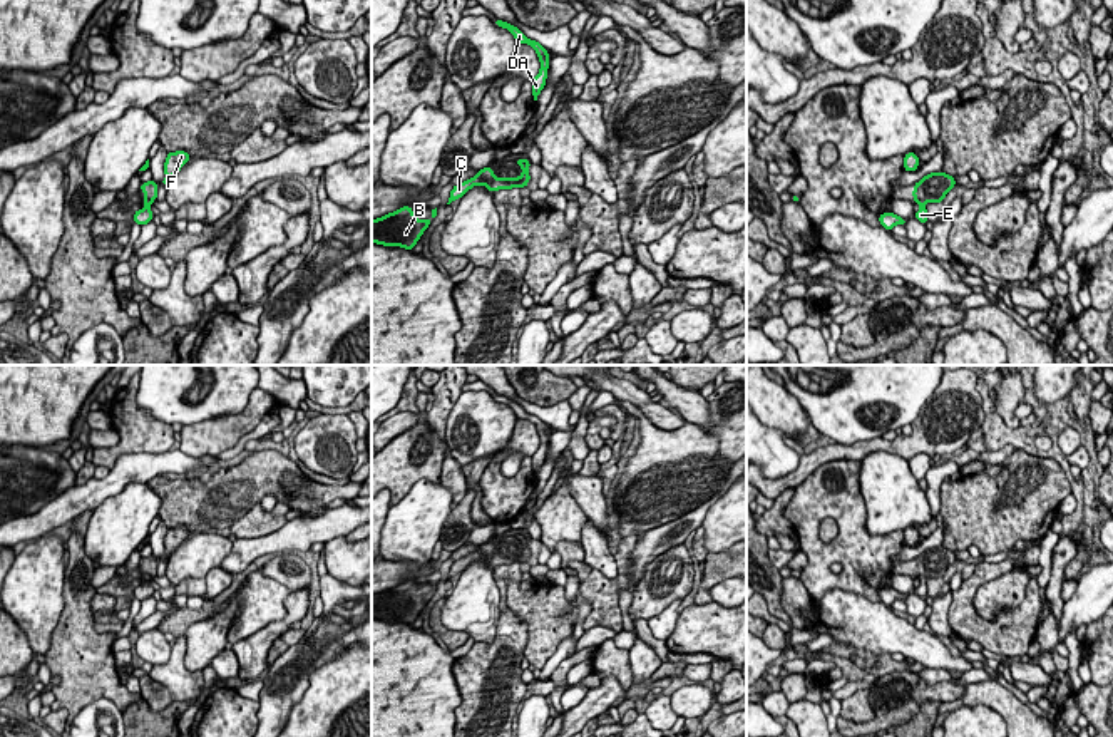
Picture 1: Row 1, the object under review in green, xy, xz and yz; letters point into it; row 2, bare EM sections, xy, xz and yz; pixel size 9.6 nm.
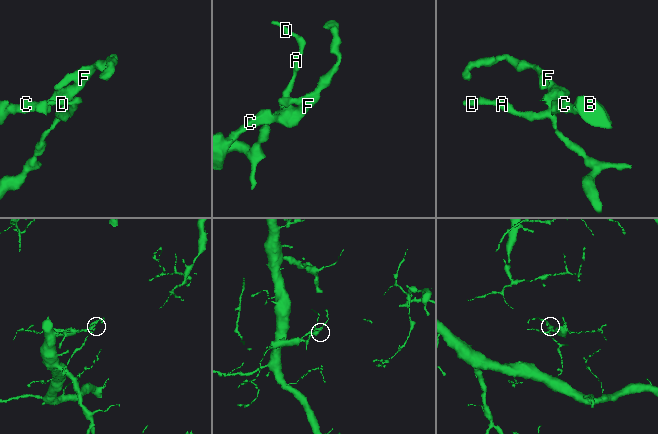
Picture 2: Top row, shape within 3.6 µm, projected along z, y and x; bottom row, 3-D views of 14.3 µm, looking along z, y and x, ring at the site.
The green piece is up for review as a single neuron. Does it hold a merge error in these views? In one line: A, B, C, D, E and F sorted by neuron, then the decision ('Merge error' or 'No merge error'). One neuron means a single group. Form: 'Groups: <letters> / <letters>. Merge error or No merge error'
Groups: A D E / B C F. Merge error

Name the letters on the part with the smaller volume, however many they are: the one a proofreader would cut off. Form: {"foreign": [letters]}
{"foreign": ["B", "C", "F"]}

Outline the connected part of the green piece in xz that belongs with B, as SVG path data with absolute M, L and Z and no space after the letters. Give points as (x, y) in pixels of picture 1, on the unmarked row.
M403 581L383 593L372 595L372 618L400 621L412 626L435 591L437 583L432 585L430 593L417 595L412 588L412 581Z

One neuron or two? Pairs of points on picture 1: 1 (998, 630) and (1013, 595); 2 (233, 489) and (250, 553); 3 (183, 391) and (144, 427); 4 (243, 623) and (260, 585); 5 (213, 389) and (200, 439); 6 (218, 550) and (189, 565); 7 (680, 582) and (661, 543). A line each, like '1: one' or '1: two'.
1: two
2: two
3: two
4: one
5: two
6: one
7: two

